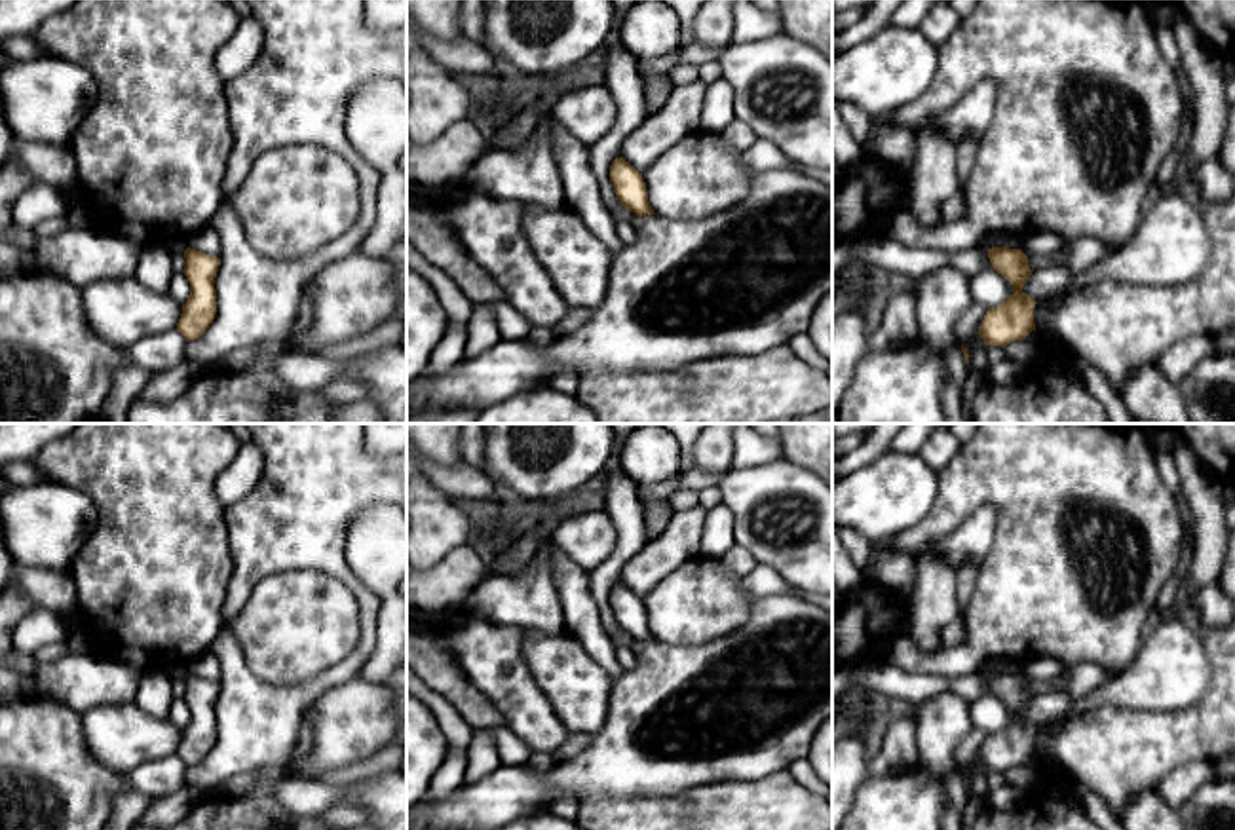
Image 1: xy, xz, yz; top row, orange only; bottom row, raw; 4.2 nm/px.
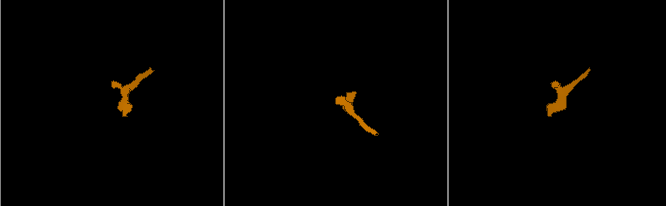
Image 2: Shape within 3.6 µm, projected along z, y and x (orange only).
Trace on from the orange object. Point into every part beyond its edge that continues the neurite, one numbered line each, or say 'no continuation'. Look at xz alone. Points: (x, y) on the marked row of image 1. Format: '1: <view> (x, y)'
no continuation

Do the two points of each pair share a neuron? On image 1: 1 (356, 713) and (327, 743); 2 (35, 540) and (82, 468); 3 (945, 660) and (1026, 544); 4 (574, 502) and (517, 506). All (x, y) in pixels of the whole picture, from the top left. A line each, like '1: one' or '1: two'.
1: one
2: two
3: one
4: one

